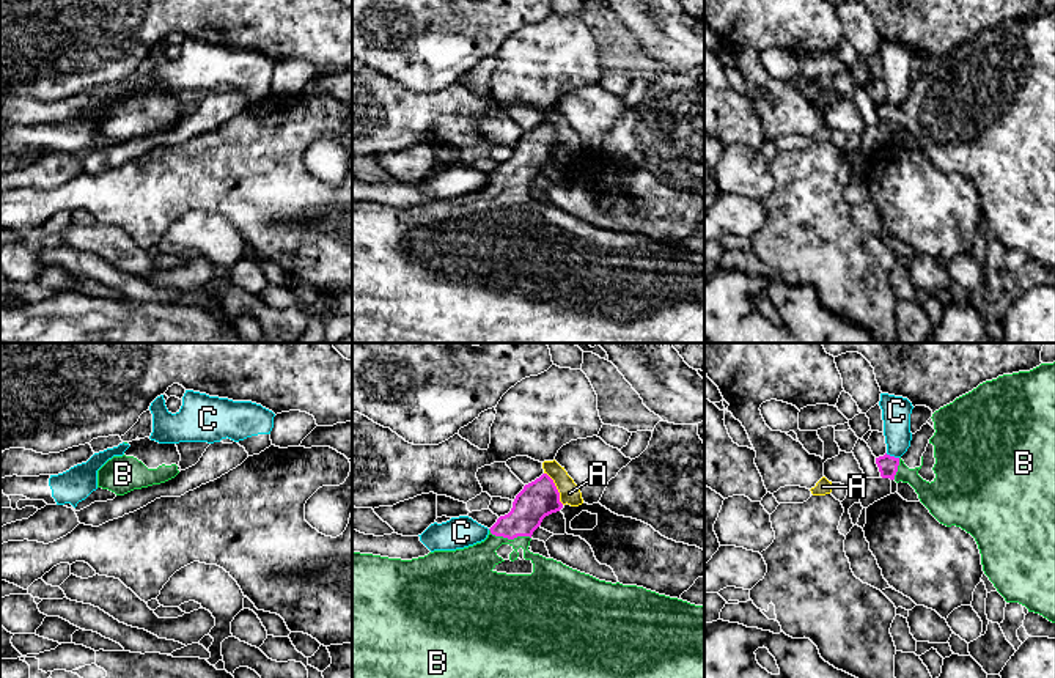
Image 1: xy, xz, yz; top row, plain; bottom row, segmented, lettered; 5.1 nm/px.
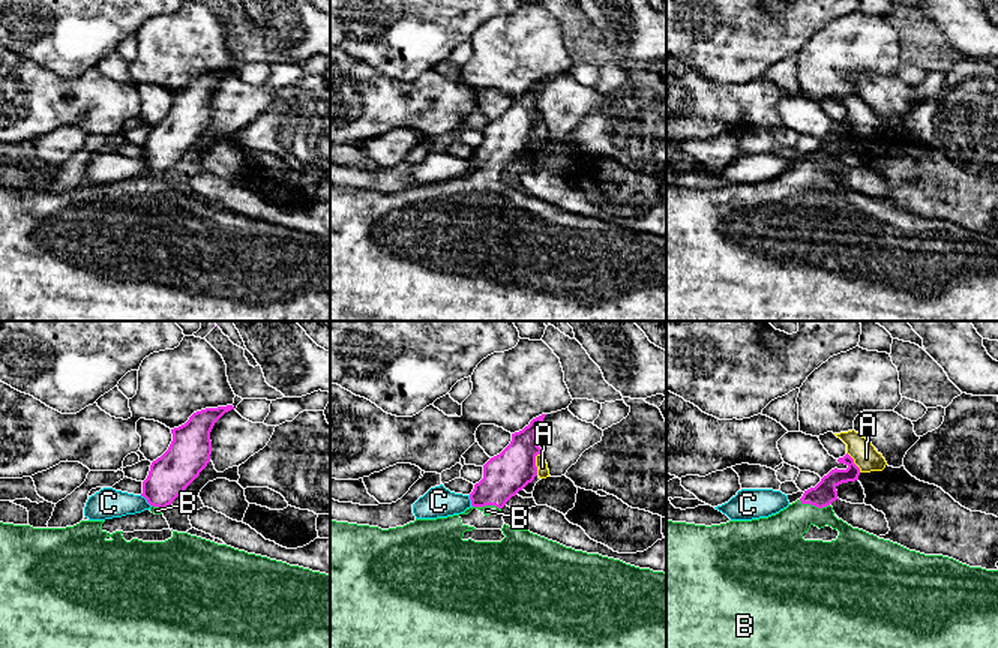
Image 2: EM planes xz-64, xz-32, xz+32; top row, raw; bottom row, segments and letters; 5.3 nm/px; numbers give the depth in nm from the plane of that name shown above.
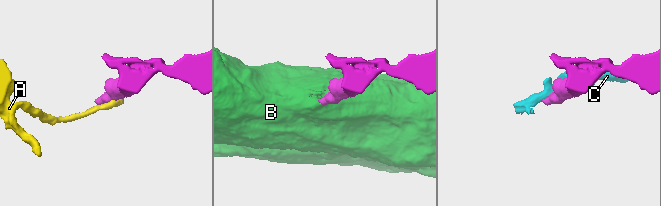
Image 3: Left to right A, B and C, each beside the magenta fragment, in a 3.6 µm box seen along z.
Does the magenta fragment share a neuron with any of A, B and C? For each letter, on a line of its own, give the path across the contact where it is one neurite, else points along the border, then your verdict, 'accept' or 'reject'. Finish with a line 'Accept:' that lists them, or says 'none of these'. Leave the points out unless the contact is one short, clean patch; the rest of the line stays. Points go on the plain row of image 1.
A: along xz (544, 120), (552, 128), (563, 151) | reject
B: across xz (538, 147), (510, 186), (499, 186), (472, 214) | accept
C: reject
Accept: B

